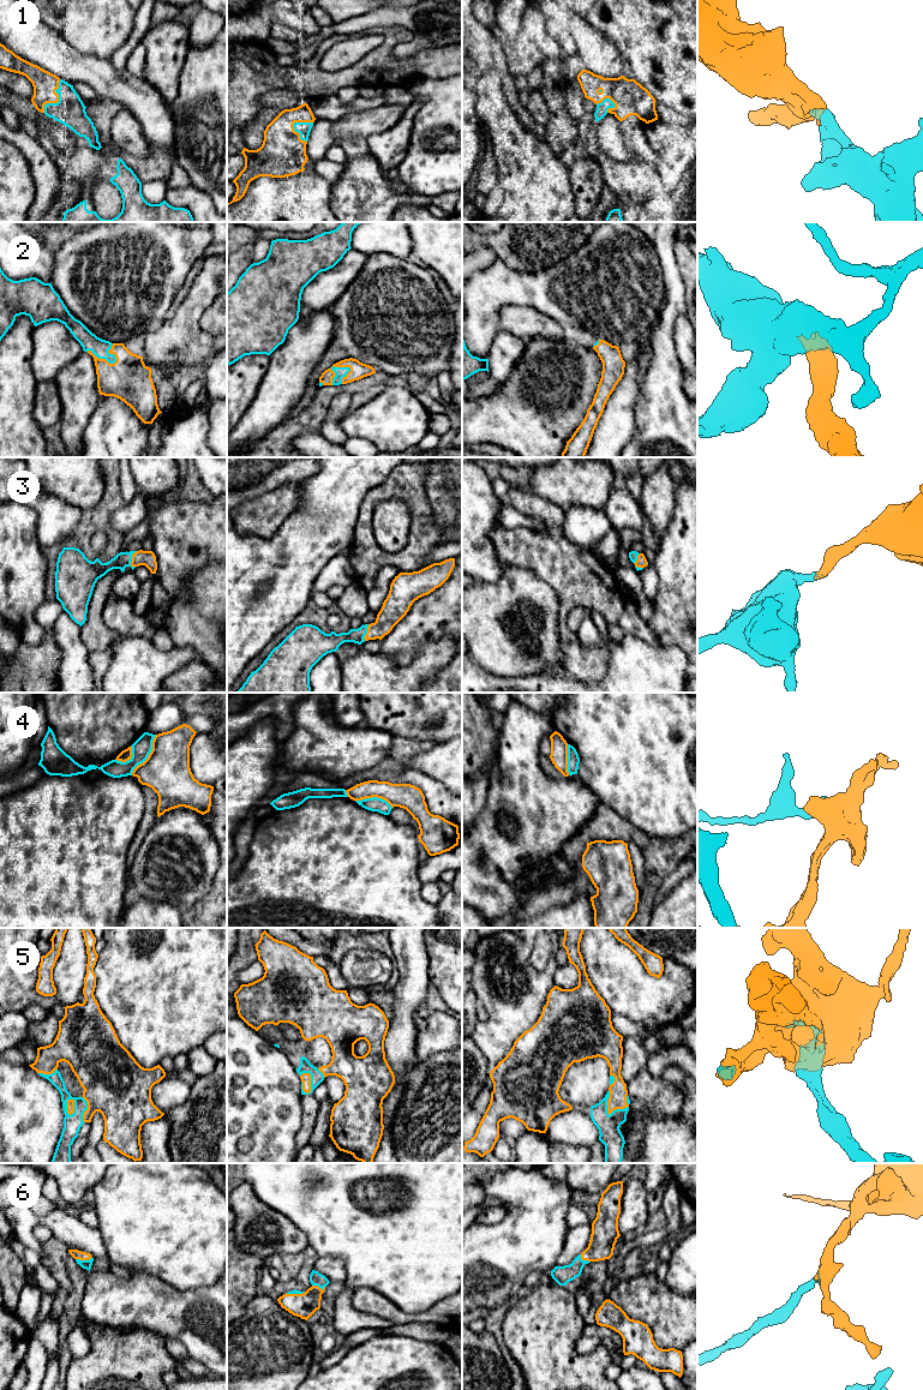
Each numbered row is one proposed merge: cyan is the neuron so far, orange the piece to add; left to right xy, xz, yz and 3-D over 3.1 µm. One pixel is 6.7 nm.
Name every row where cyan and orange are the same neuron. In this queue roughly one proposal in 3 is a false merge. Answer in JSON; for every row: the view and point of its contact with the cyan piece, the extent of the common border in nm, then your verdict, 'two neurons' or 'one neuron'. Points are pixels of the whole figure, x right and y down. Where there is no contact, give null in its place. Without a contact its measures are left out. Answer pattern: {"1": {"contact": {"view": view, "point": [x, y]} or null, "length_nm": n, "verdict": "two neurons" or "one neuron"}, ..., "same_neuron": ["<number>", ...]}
{"1": {"contact": {"view": "xy", "point": [59, 100]}, "length_nm": 260, "verdict": "one neuron"}, "2": {"contact": {"view": "xy", "point": [102, 358]}, "length_nm": 220, "verdict": "one neuron"}, "3": {"contact": {"view": "xy", "point": [131, 558]}, "length_nm": 120, "verdict": "one neuron"}, "4": {"contact": {"view": "xy", "point": [148, 755]}, "length_nm": 320, "verdict": "two neurons"}, "5": {"contact": {"view": "yz", "point": [606, 1112]}, "length_nm": 190, "verdict": "one neuron"}, "6": {"contact": {"view": "xy", "point": [83, 1260]}, "length_nm": 110, "verdict": "one neuron"}, "same_neuron": ["1", "2", "3", "5", "6"]}

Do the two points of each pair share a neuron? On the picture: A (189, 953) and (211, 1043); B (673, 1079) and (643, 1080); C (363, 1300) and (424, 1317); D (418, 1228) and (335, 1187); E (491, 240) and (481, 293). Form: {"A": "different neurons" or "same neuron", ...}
{"A": "different neurons", "B": "different neurons", "C": "same neuron", "D": "same neuron", "E": "different neurons"}

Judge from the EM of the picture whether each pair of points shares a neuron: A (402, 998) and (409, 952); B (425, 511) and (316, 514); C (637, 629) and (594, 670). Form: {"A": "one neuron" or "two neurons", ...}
{"A": "one neuron", "B": "two neurons", "C": "two neurons"}

